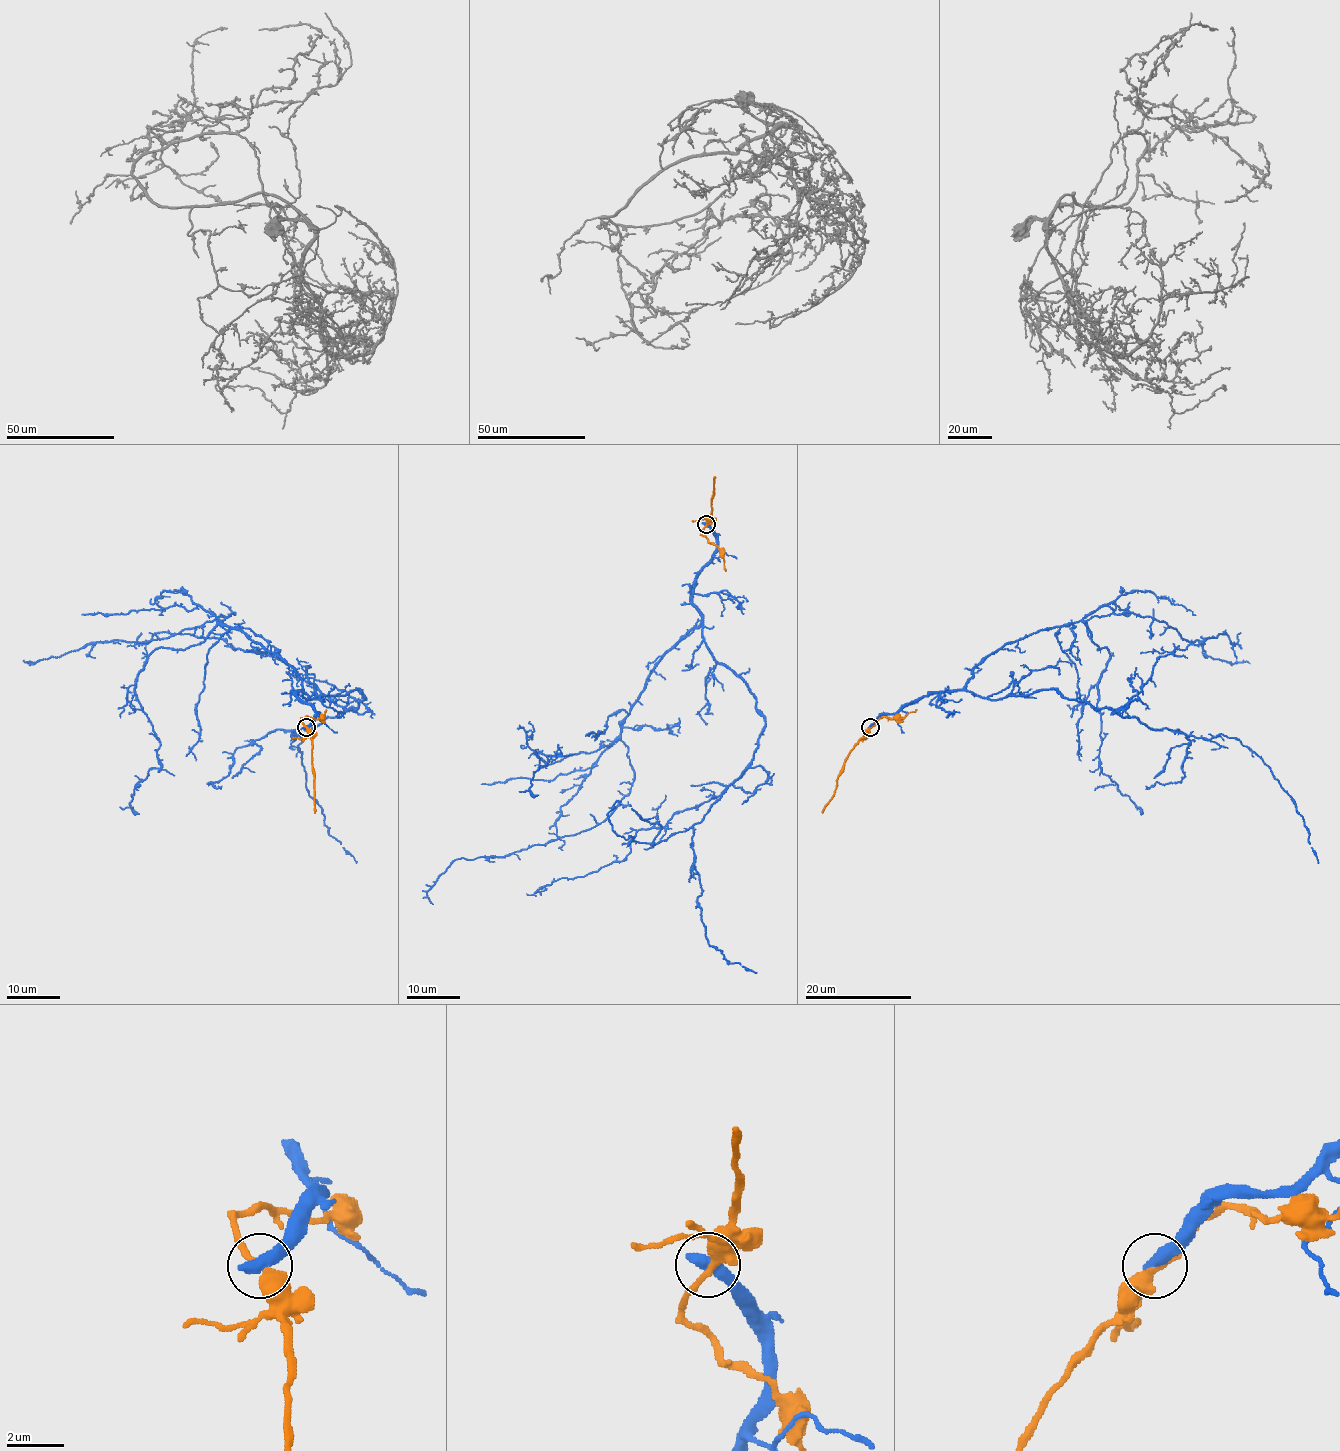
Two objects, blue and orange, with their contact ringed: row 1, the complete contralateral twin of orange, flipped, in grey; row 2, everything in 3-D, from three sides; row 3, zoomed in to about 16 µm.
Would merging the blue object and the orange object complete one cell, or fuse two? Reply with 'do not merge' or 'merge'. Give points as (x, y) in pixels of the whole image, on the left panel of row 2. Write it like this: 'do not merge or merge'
do not merge

